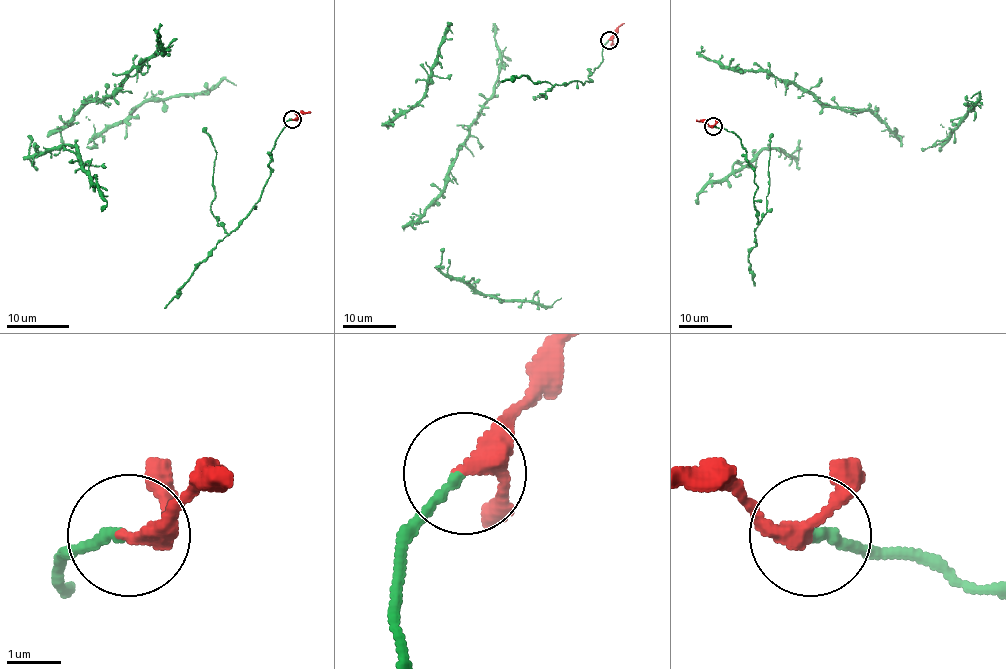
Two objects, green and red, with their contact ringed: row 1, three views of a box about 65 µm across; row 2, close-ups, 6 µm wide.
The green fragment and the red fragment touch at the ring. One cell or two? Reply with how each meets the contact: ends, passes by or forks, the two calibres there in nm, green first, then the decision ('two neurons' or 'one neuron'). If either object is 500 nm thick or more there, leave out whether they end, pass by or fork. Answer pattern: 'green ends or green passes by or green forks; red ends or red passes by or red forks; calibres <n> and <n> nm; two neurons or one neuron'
green ends; red passes by; calibres 180 and 300 nm; one neuron

